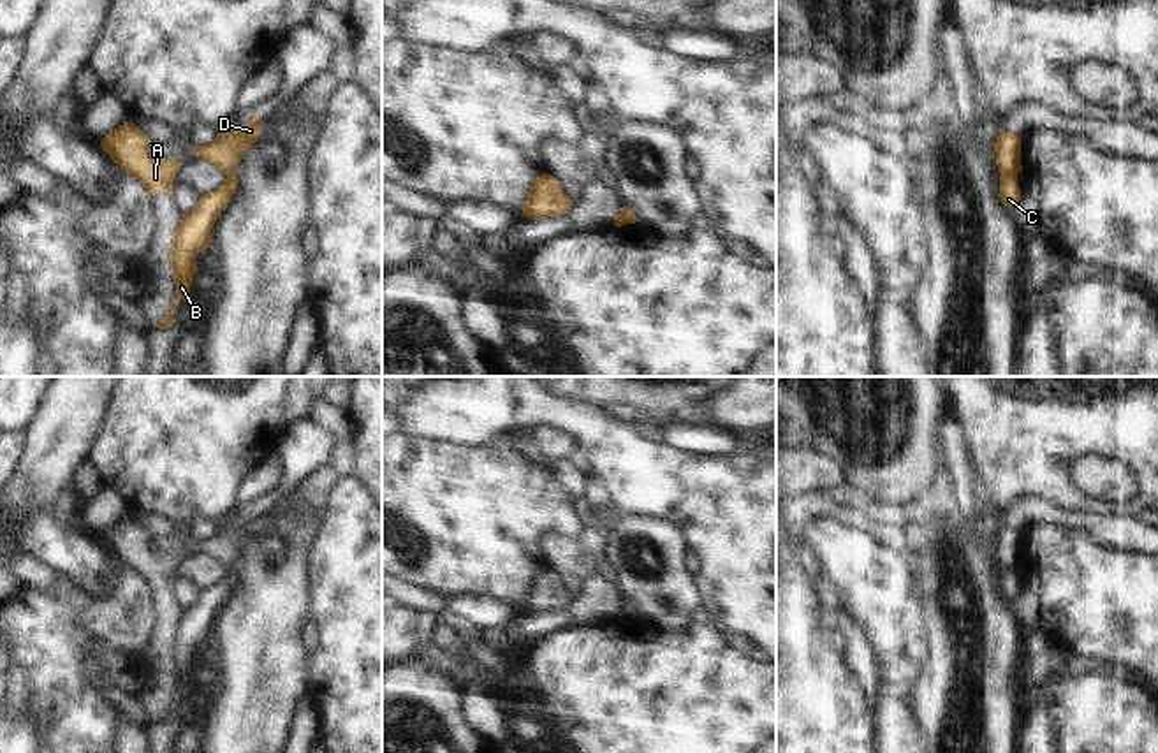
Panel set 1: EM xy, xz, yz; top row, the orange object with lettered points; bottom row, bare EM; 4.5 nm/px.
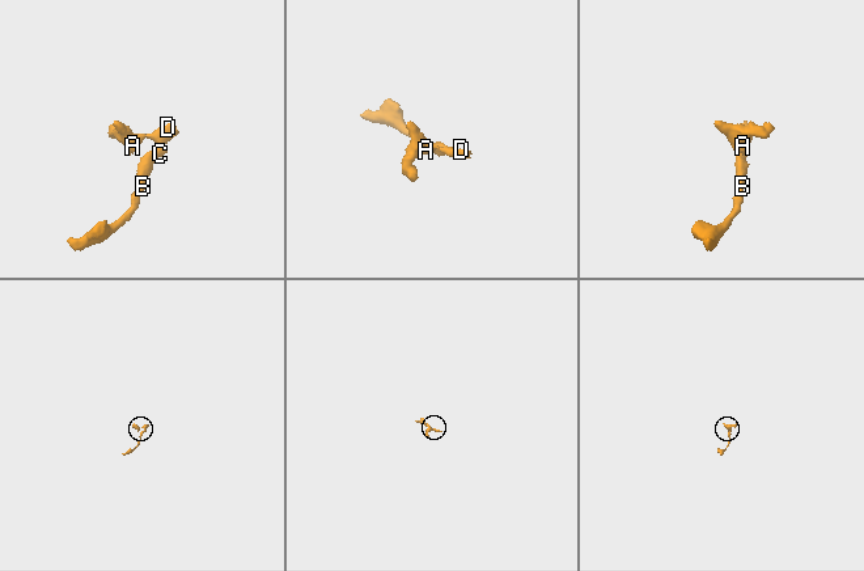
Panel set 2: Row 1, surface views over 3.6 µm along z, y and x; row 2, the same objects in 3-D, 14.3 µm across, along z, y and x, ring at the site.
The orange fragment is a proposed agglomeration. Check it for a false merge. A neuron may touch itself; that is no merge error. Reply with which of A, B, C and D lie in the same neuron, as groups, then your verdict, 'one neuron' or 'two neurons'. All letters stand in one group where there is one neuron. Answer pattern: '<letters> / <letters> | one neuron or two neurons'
A D / B C | two neurons

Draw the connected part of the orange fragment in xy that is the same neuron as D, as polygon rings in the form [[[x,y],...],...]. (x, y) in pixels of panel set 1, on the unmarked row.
[[[252,512],[245,521],[224,524],[213,537],[197,540],[194,545],[199,554],[206,554],[227,568],[234,567],[243,549],[259,533],[262,519],[262,512]]]

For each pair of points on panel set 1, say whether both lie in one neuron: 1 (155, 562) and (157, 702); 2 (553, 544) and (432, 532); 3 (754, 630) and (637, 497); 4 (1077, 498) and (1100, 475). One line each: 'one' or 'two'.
1: one
2: two
3: one
4: two

